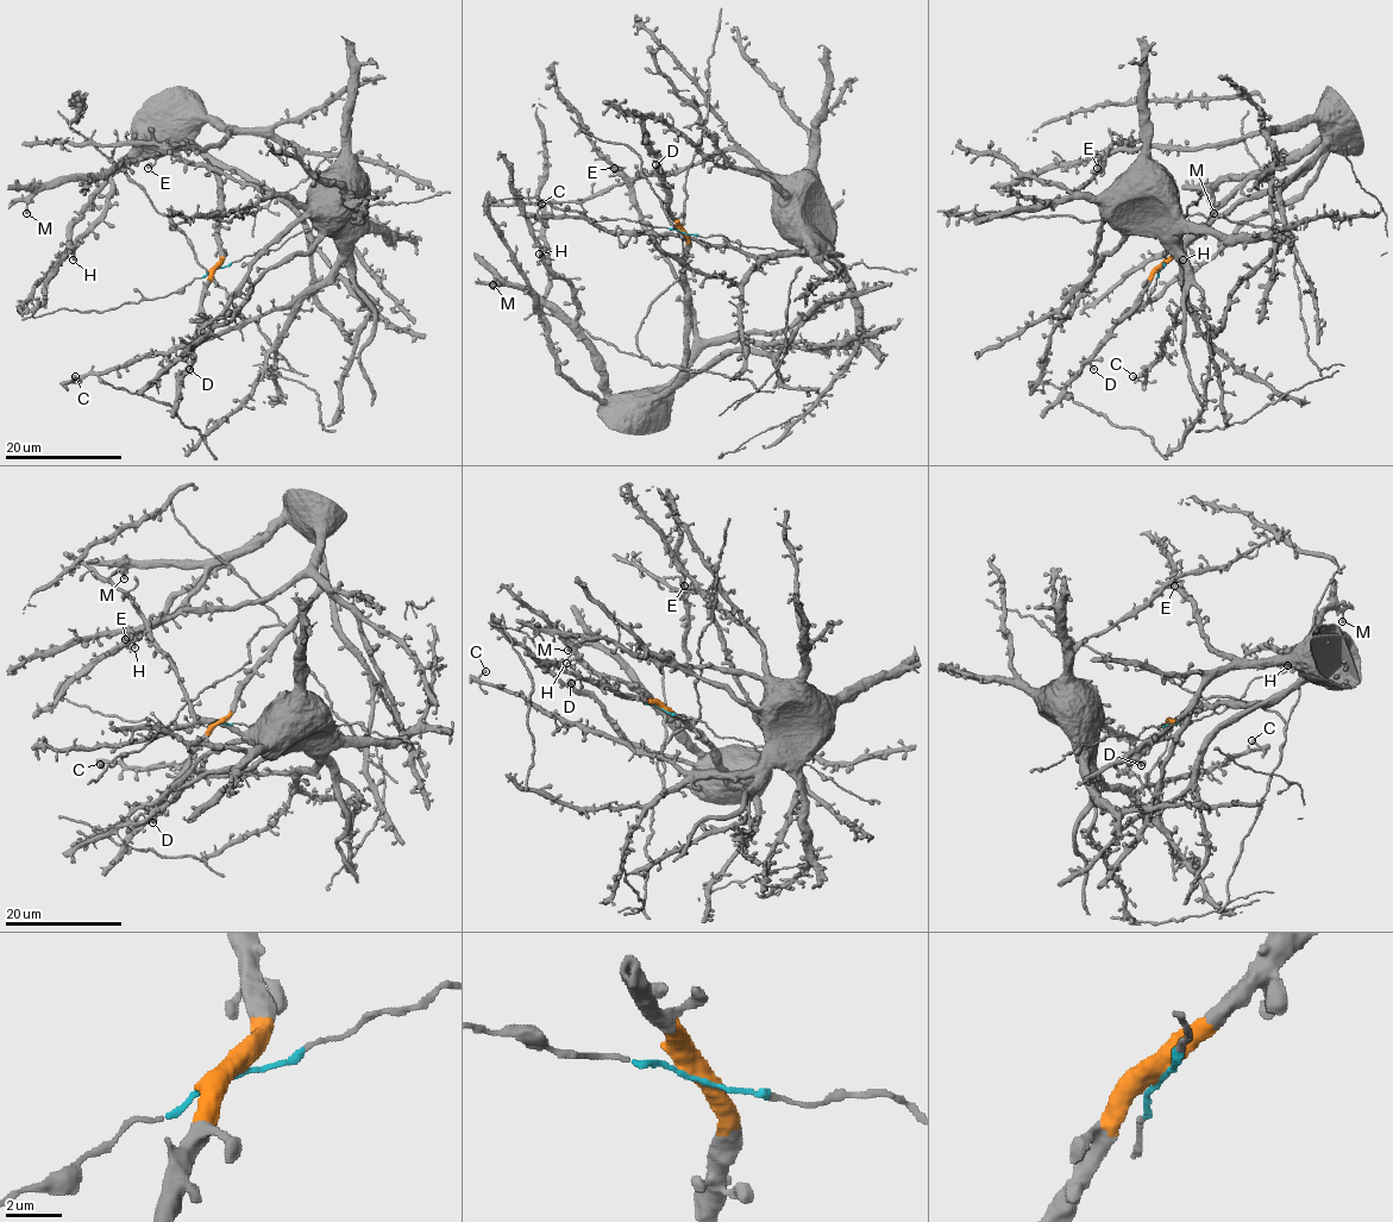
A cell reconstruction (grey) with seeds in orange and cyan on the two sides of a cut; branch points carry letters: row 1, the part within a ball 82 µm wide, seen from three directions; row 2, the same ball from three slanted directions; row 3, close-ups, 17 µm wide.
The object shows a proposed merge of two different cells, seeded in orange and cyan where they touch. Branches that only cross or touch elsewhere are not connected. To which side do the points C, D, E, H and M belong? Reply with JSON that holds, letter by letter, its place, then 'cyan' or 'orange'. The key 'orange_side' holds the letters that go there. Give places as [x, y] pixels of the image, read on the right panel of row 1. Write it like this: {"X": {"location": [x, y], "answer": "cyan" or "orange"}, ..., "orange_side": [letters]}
{"C": {"location": [1133, 376], "answer": "cyan"}, "D": {"location": [1093, 369], "answer": "orange"}, "E": {"location": [1097, 168], "answer": "orange"}, "H": {"location": [1183, 259], "answer": "orange"}, "M": {"location": [1213, 213], "answer": "orange"}, "orange_side": ["D", "E", "H", "M"]}

